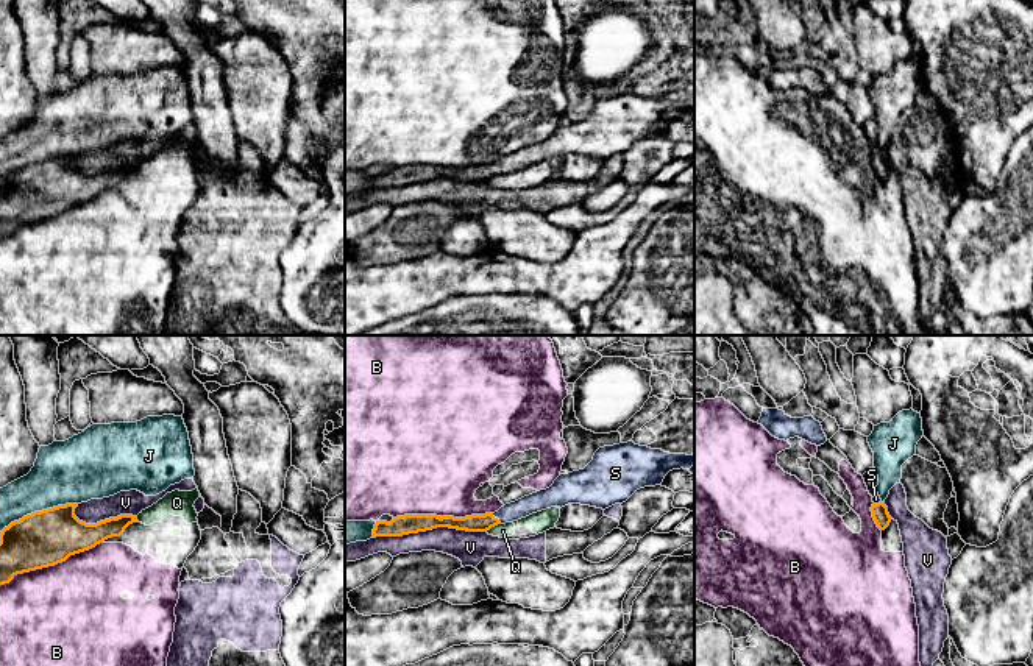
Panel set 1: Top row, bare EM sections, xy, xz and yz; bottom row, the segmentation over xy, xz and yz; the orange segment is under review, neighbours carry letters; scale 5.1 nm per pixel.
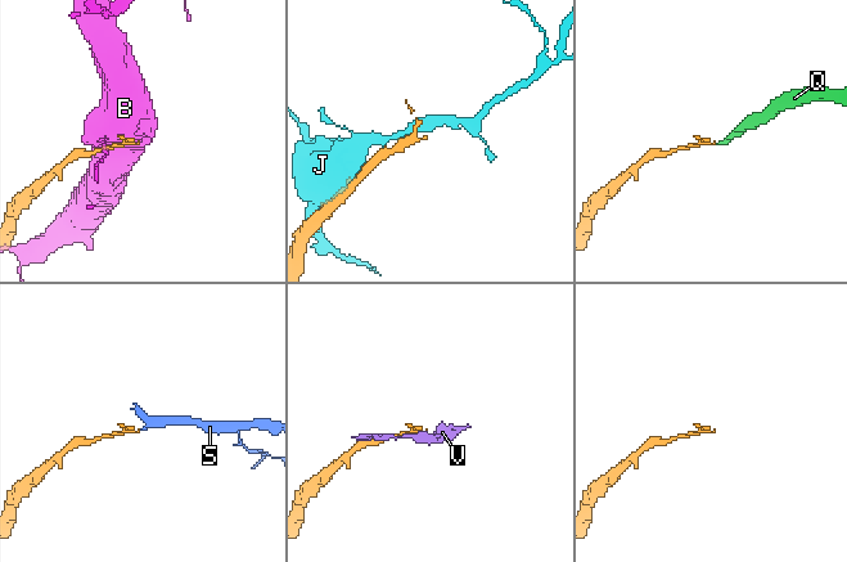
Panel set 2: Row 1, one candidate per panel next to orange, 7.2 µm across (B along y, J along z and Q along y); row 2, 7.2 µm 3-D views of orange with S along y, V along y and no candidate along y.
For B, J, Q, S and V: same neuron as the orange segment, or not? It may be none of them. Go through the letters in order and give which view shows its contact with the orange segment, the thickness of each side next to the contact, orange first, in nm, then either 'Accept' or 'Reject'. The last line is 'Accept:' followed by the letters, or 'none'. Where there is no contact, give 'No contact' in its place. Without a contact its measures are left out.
B: Touches orange in xy. Thickness 280 nm (orange) against 500 nm. Reject
J: Touches orange in xy. Thickness 280 nm (orange) against 320 nm. Reject
Q: Touches orange in xz. Thickness 100 nm (orange) against 80 nm. Reject
S: Touches orange in xz. Thickness 100 nm (orange) against 100 nm. Accept
V: Touches orange in xz. Thickness 100 nm (orange) against 170 nm. Reject
Accept: S

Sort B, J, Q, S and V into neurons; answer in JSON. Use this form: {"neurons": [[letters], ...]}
{"neurons": [["B", "Q"], ["J"], ["S"], ["V"]]}

